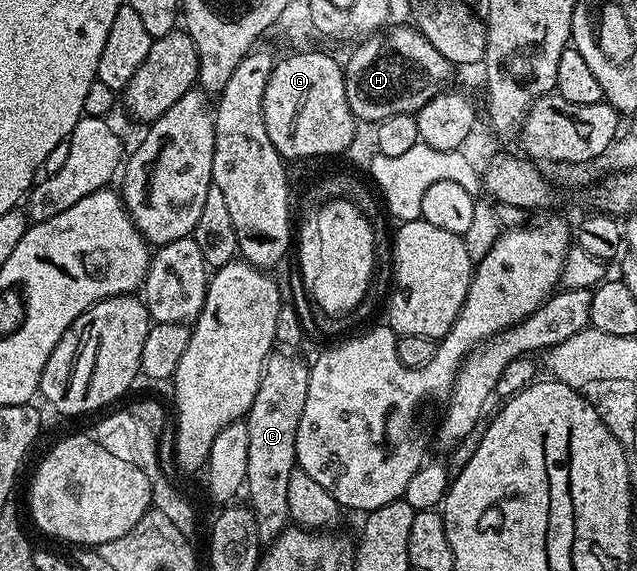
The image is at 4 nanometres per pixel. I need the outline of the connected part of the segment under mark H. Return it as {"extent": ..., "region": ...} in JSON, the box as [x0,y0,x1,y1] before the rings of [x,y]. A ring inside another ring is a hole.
{"extent":[345,24,452,123],"region":[[[413,24],[393,25],[360,42],[354,54],[345,58],[348,107],[359,122],[377,123],[392,115],[417,114],[437,93],[447,88],[446,80],[452,72],[450,61],[444,59]]]}

